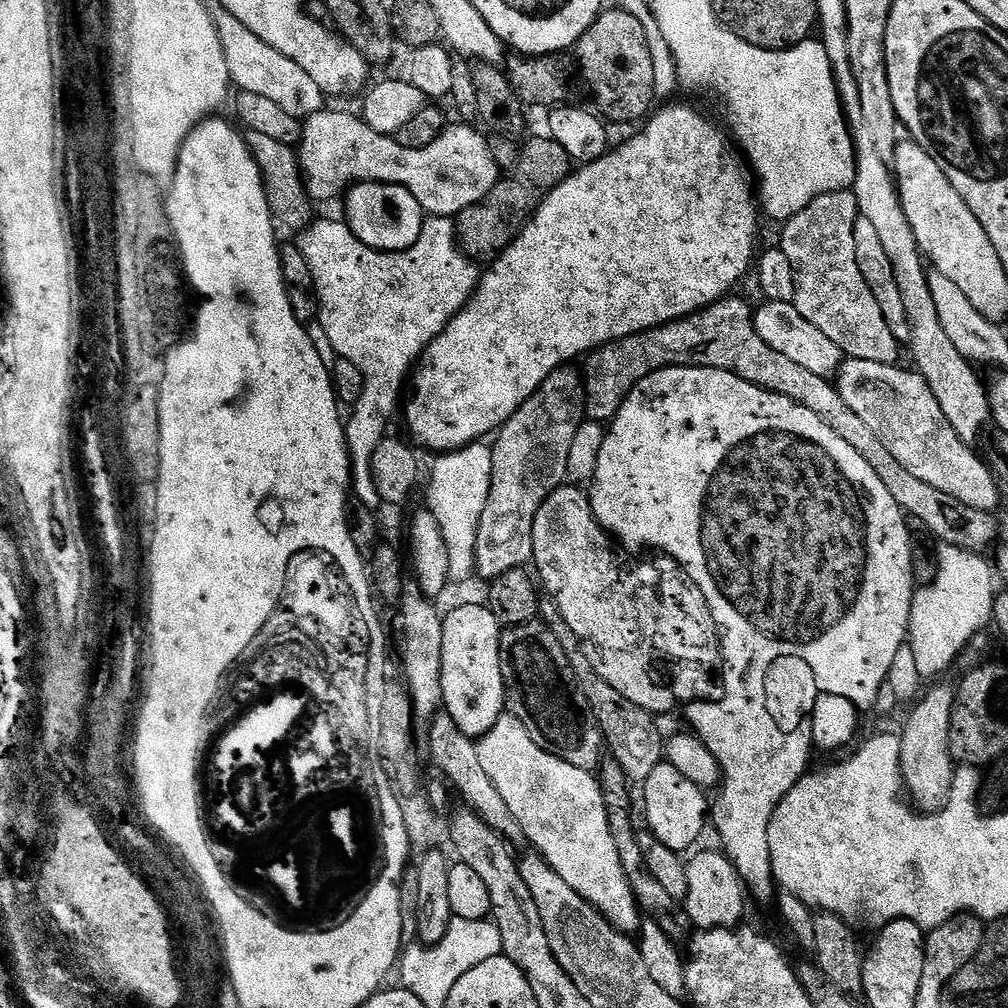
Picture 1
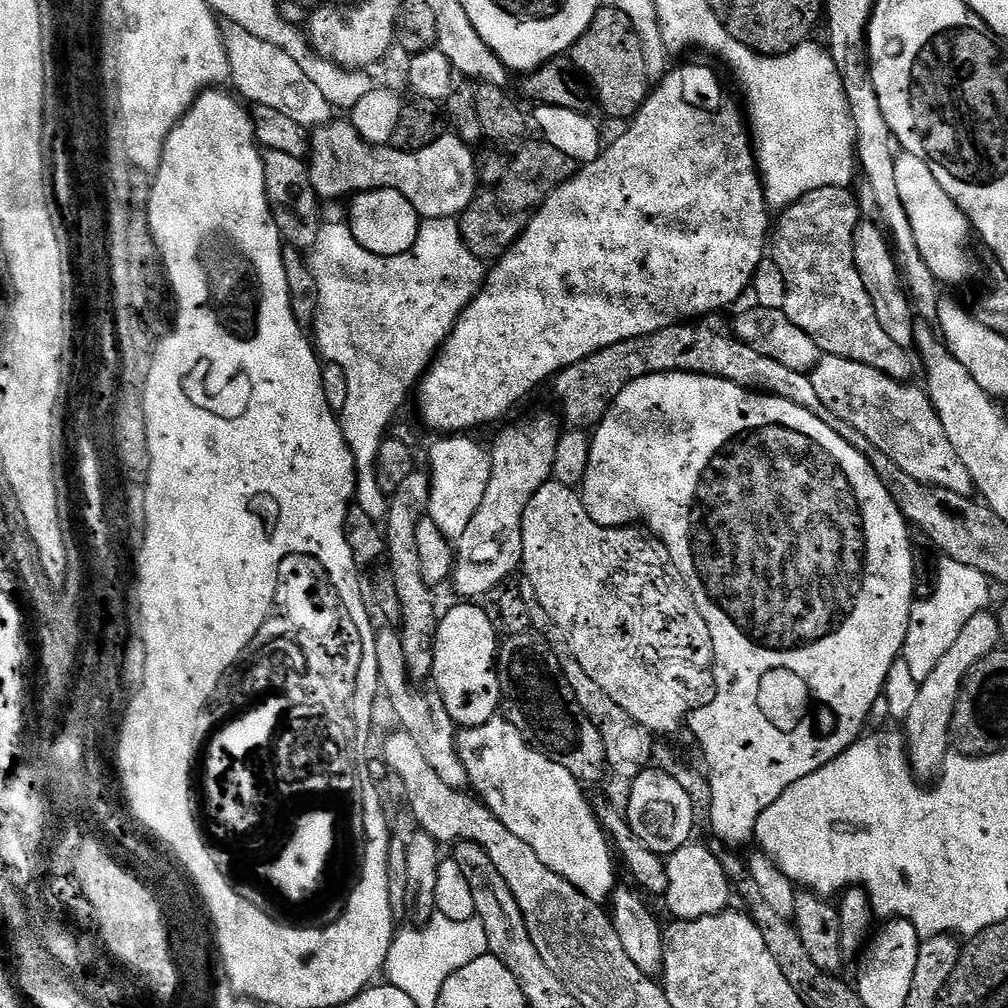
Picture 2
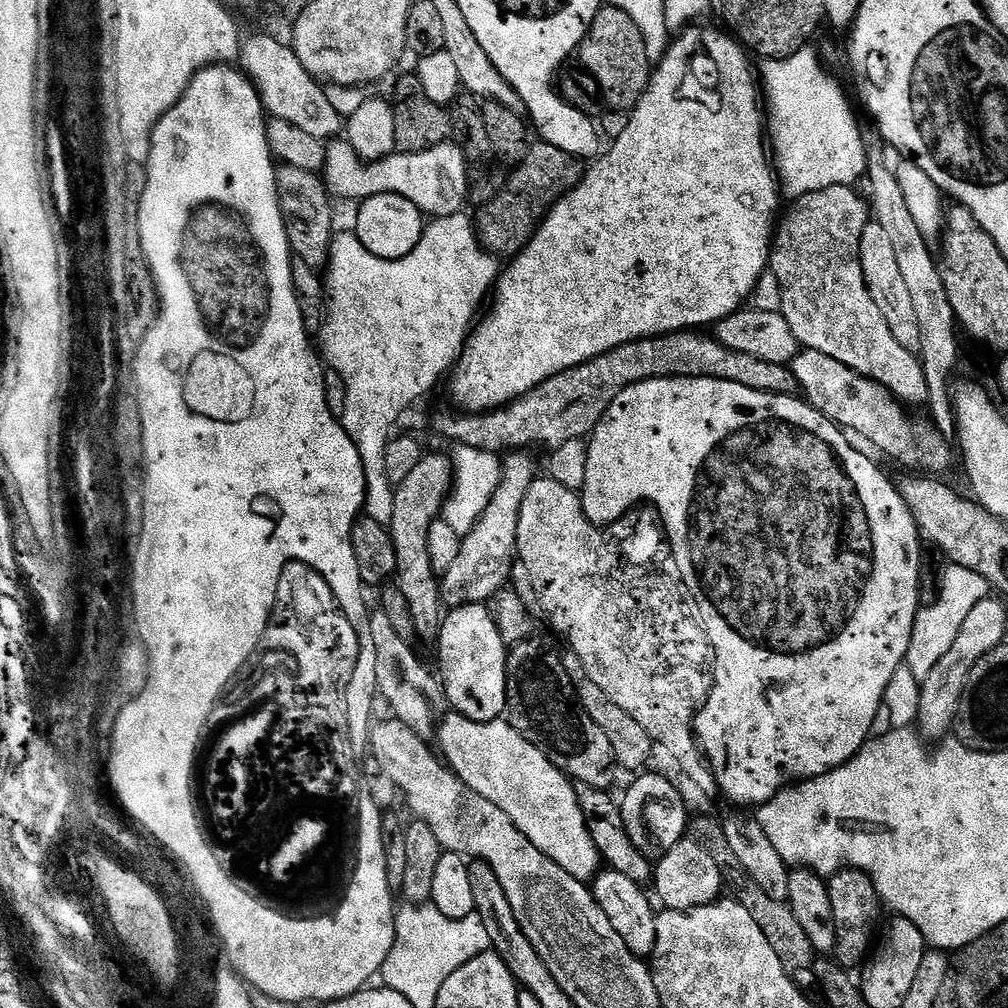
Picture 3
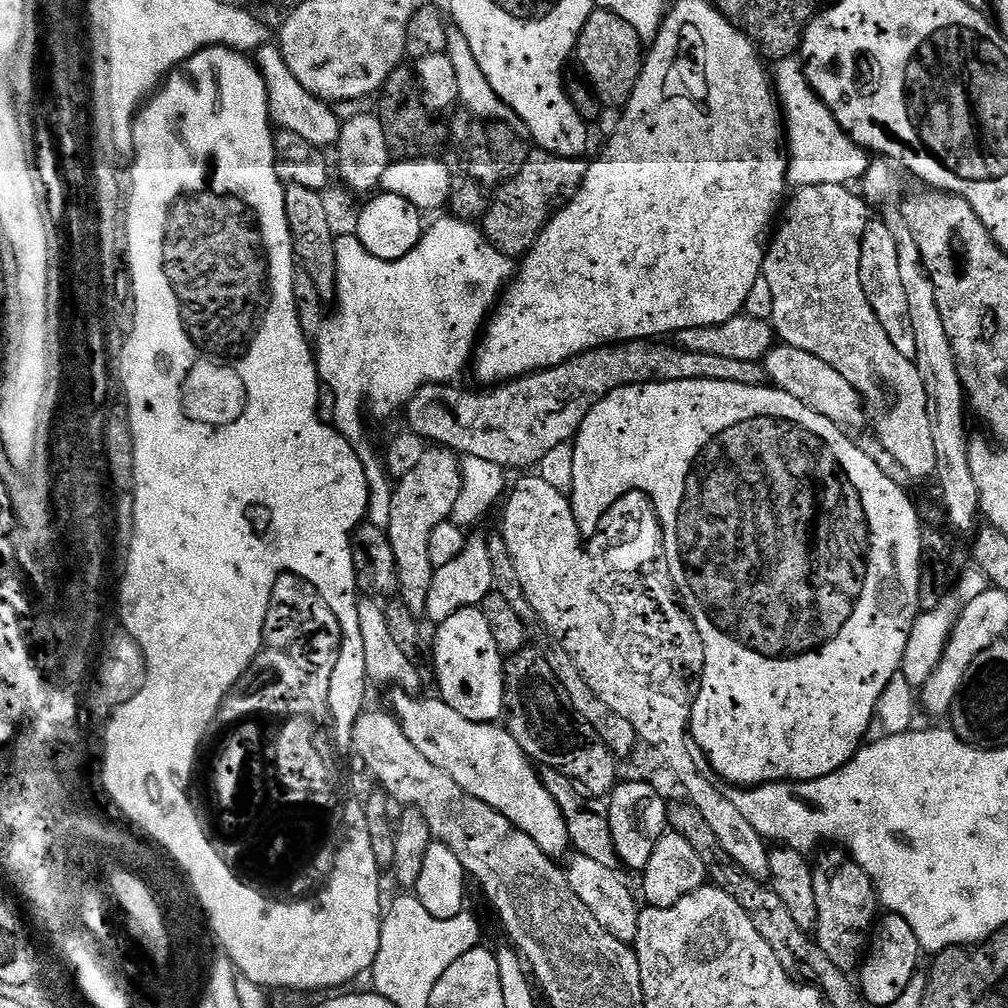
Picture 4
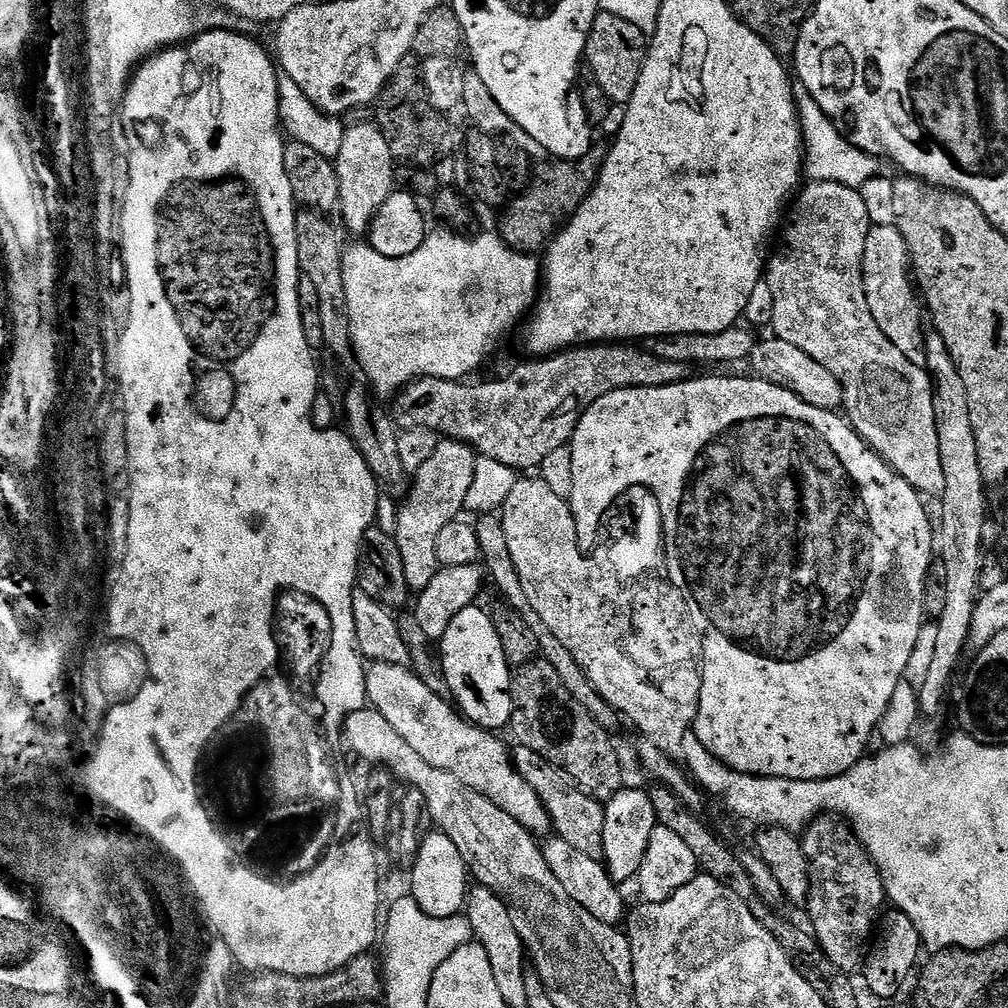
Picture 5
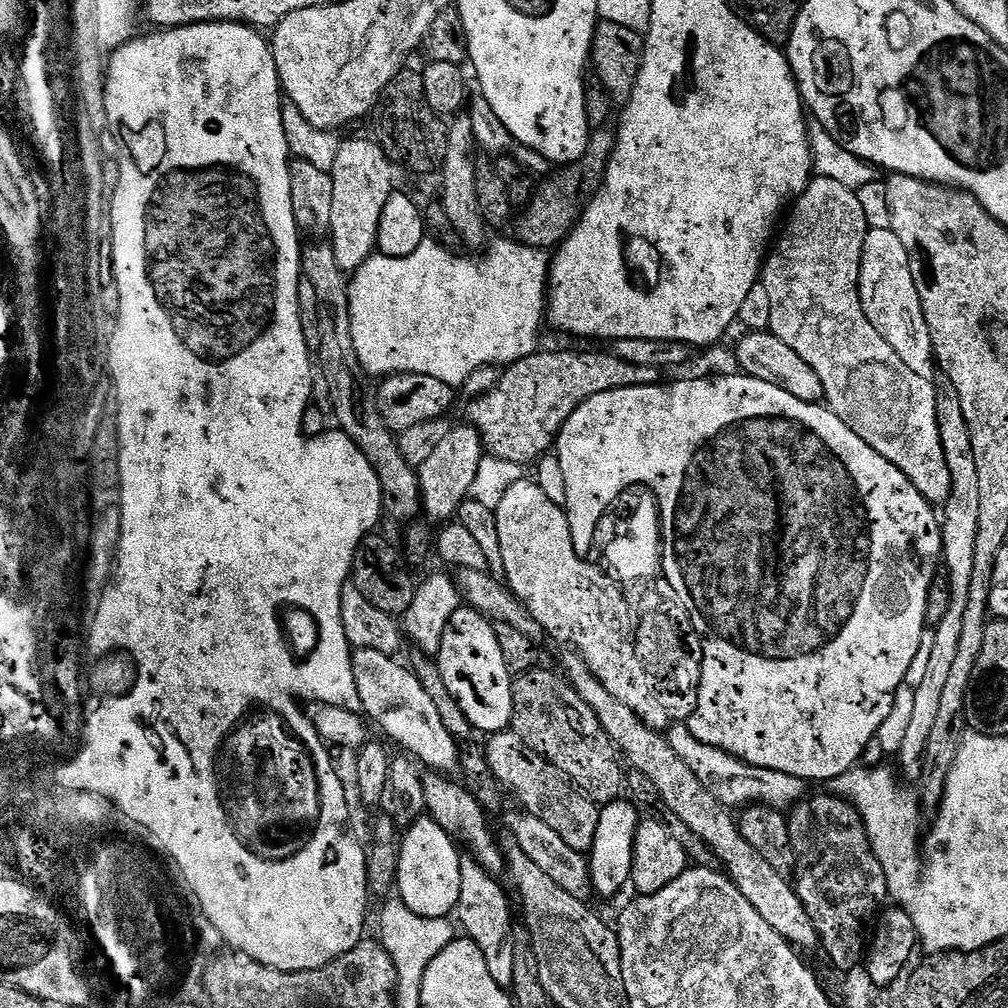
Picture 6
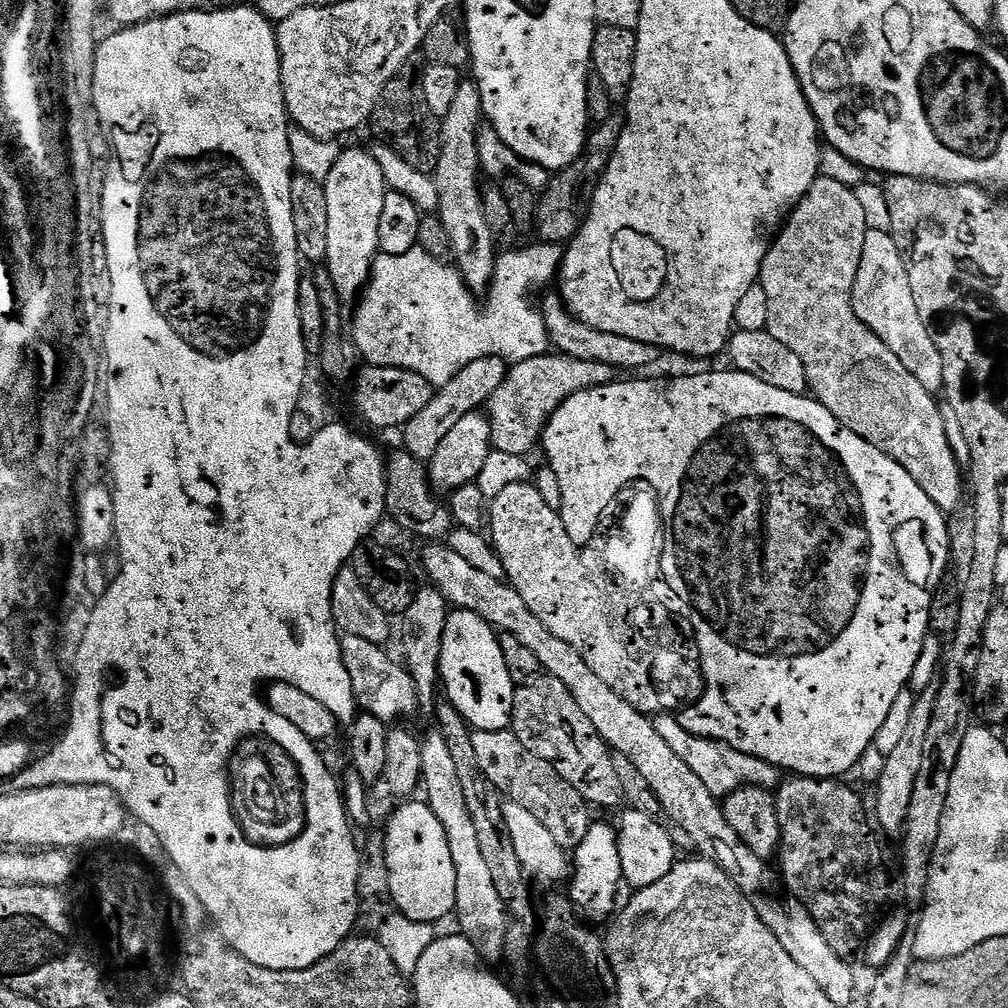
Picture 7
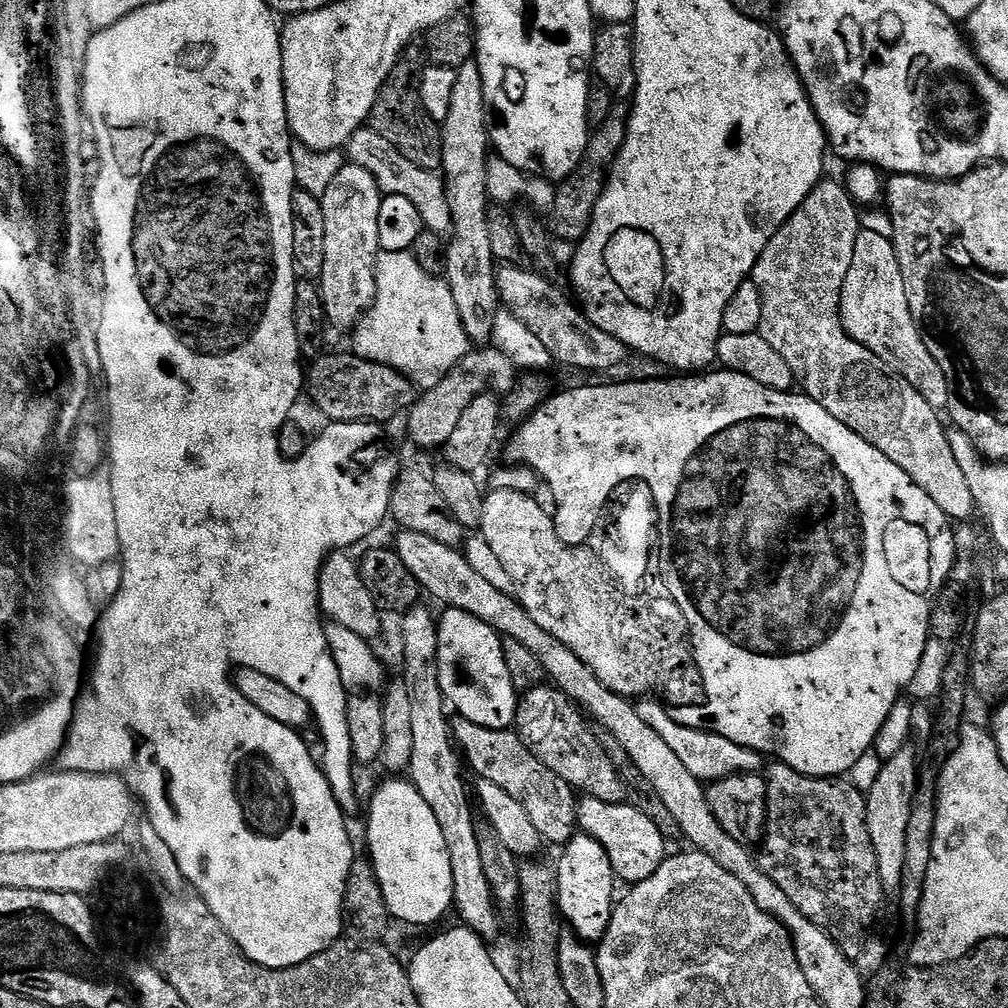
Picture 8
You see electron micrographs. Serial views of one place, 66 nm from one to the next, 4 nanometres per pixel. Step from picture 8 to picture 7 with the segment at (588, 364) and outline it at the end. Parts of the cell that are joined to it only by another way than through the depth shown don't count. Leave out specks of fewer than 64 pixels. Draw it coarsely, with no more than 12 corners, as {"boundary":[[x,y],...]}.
{"boundary":[[559,295],[542,303],[551,347],[636,374],[661,349],[586,326]]}

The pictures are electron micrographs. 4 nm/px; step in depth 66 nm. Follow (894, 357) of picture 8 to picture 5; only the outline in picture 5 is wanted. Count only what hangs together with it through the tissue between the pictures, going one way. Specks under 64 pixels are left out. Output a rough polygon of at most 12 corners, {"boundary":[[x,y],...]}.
{"boundary":[[895,223],[866,234],[866,302],[924,368],[926,320]]}

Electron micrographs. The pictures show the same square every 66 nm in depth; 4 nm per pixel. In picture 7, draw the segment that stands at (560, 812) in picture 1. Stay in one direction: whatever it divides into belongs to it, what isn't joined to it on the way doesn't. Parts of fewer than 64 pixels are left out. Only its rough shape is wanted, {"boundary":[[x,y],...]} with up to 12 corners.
{"boundary":[[340,636],[356,703],[400,722],[418,712],[407,667],[366,638]]}

